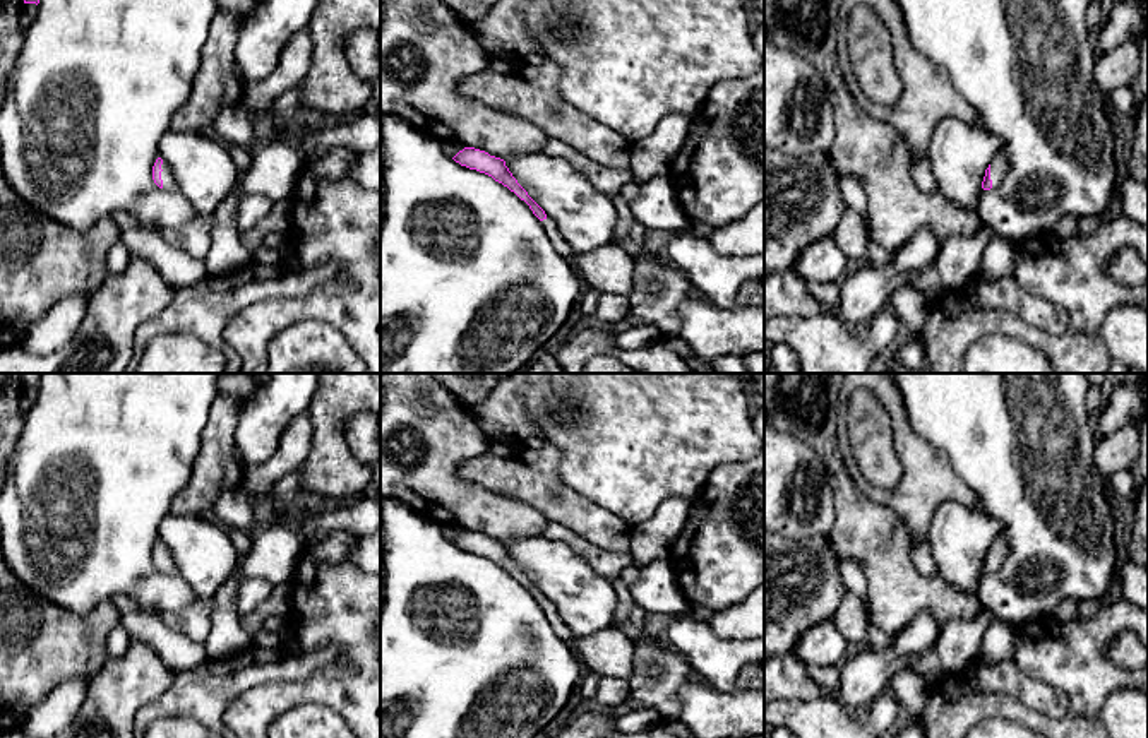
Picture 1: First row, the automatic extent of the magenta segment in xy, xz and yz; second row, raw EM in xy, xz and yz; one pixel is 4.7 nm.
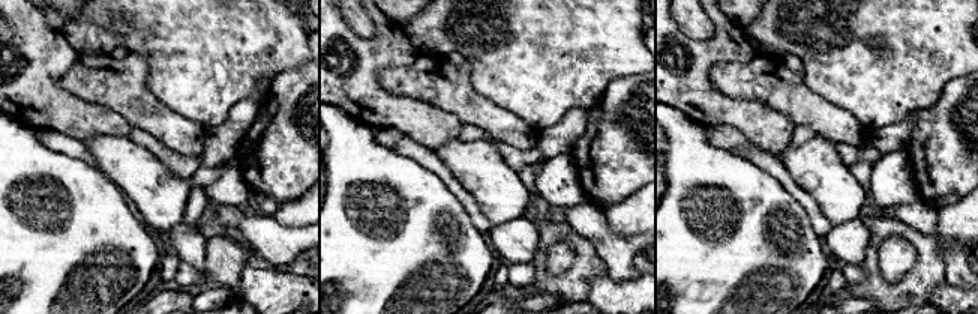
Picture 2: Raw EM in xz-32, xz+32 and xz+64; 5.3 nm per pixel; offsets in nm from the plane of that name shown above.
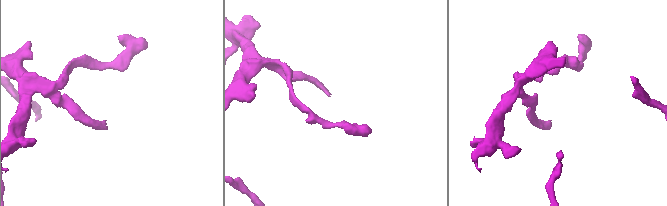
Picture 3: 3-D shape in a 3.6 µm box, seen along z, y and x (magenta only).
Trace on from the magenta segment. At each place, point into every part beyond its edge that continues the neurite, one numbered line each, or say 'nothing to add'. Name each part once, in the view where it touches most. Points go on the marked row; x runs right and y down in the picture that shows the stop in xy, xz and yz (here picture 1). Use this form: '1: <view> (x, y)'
1: xy (167, 175)

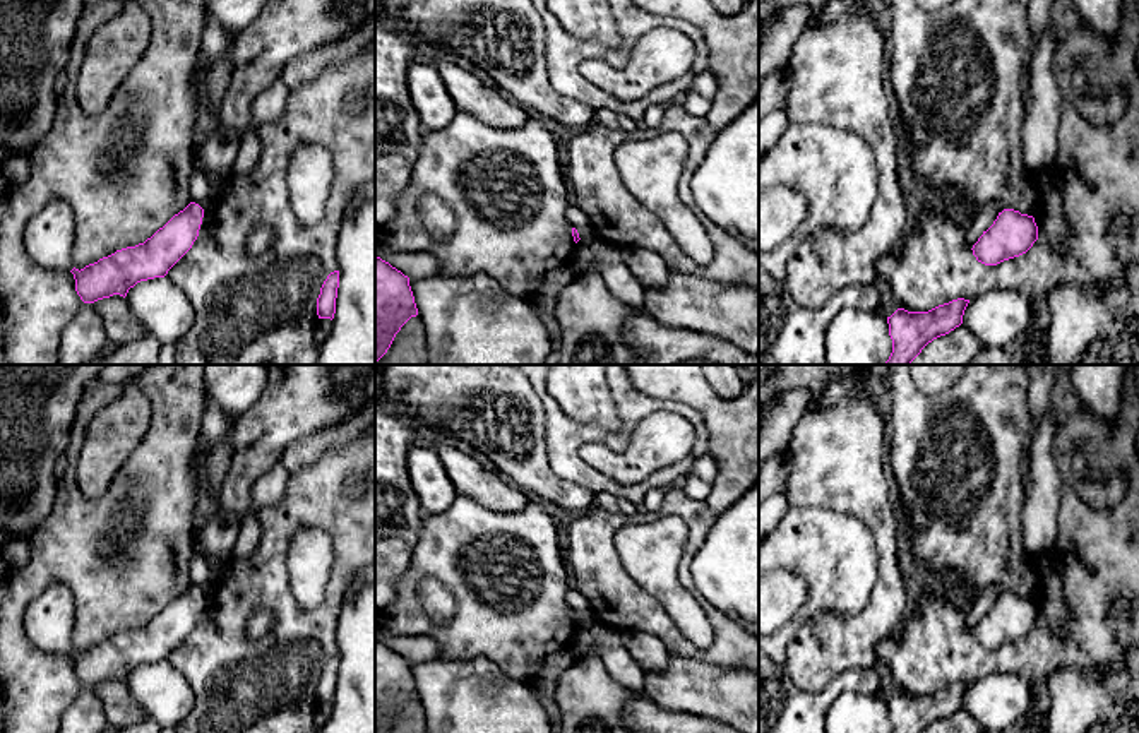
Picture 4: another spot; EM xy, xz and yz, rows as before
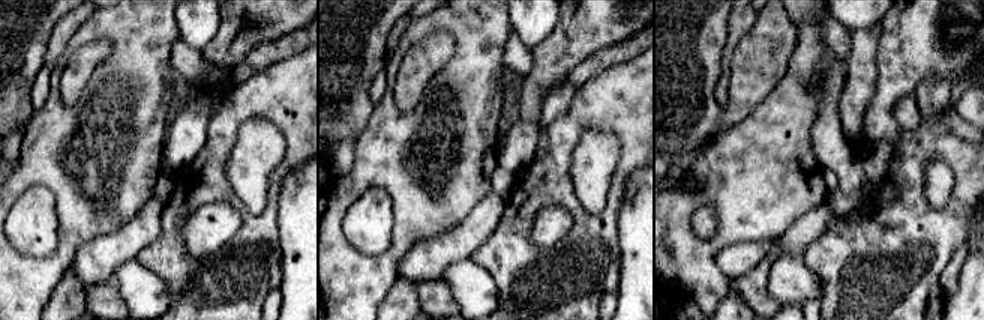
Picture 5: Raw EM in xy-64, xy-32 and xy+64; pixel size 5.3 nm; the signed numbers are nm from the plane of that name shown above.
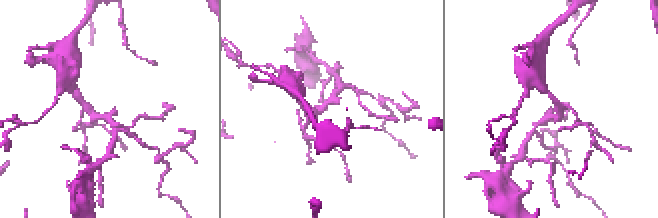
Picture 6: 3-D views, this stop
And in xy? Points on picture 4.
nothing to add

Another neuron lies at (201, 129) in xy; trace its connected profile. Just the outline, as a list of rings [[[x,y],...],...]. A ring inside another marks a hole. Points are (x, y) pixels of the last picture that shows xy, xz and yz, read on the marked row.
[[[200,120],[195,127],[194,127],[194,158],[192,158],[192,166],[194,171],[200,170],[202,163],[200,163],[200,149],[202,144],[207,137],[209,127]]]

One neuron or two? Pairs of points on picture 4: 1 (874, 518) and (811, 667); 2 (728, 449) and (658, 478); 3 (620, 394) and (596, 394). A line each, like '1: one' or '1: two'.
1: one
2: two
3: two

